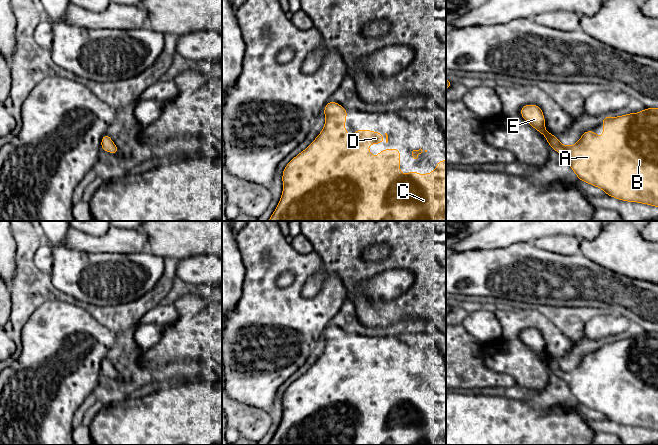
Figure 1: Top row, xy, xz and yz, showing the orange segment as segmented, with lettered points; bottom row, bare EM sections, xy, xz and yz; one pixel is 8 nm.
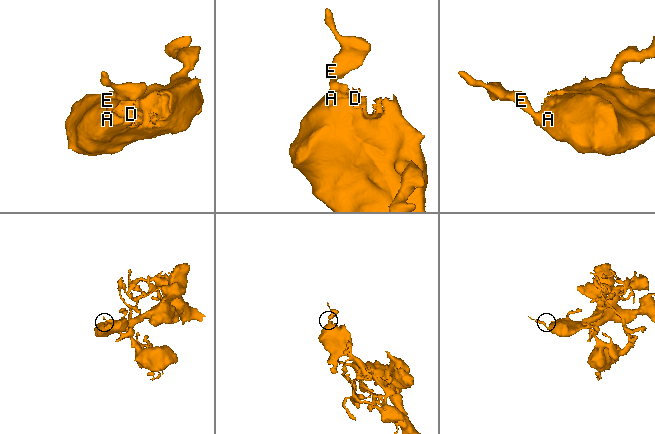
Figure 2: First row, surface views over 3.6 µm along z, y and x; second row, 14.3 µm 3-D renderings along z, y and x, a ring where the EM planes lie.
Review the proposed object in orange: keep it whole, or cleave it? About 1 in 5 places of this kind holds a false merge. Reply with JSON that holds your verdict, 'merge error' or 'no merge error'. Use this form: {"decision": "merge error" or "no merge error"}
{"decision": "no merge error"}

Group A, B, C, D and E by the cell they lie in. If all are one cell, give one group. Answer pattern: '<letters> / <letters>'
A B C D E

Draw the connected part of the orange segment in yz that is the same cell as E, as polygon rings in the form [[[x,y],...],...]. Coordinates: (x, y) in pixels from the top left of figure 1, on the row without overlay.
[[[535,328],[524,329],[520,333],[520,338],[524,344],[526,344],[535,354],[539,355],[546,362],[551,373],[554,373],[561,380],[566,382],[572,395],[577,399],[578,404],[584,405],[585,407],[598,411],[602,413],[607,418],[607,420],[611,420],[618,424],[622,424],[626,426],[637,426],[637,427],[642,427],[642,428],[647,428],[650,430],[658,431],[658,332],[645,332],[643,335],[640,335],[638,337],[628,337],[626,339],[622,339],[618,341],[612,341],[611,339],[606,340],[602,342],[603,360],[601,363],[594,355],[591,355],[589,353],[588,355],[584,356],[581,359],[580,364],[572,370],[562,369],[559,366],[557,360],[550,358],[545,353],[545,341],[544,341],[542,333],[539,330]]]

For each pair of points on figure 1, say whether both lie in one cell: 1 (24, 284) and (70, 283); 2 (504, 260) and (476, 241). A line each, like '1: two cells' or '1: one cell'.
1: two cells
2: two cells

